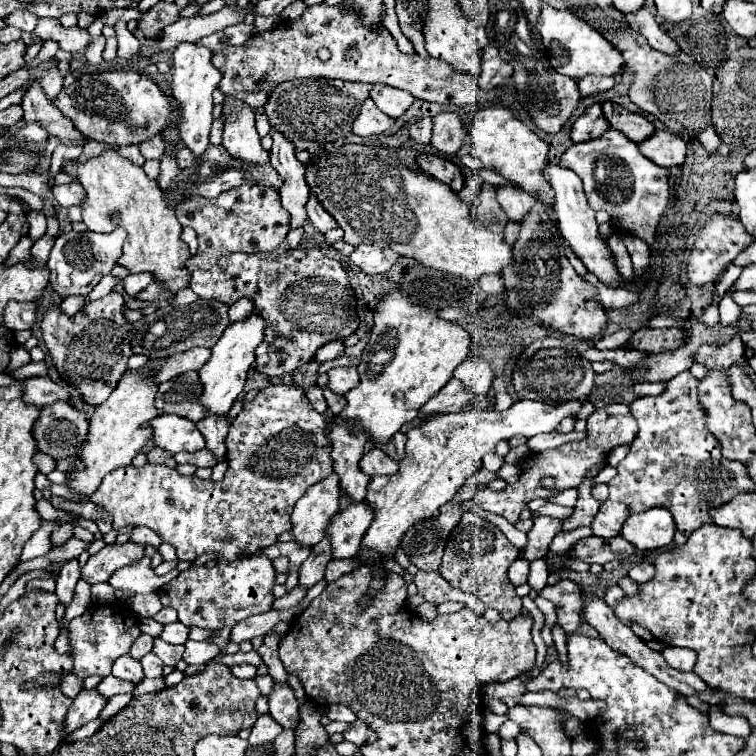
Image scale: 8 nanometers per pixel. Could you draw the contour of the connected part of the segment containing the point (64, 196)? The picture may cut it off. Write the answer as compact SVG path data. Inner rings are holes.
M71 182L71 184L65 184L65 186L51 186L55 198L59 200L61 206L69 208L69 206L81 206L83 200L85 200L85 190L79 182Z

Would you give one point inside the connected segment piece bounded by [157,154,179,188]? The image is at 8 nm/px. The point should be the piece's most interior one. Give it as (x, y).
(169, 169)

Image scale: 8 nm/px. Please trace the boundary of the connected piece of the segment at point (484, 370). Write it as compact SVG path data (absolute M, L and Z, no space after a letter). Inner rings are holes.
M463 360L455 368L453 376L463 382L467 392L471 392L475 396L485 396L493 382L491 364L485 360Z

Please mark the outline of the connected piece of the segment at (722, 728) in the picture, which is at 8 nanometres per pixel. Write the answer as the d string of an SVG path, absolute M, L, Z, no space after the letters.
M711 710L709 712L709 724L717 732L739 736L739 738L747 738L751 734L751 726L747 719L742 717L741 723L741 717L726 715L723 710Z

